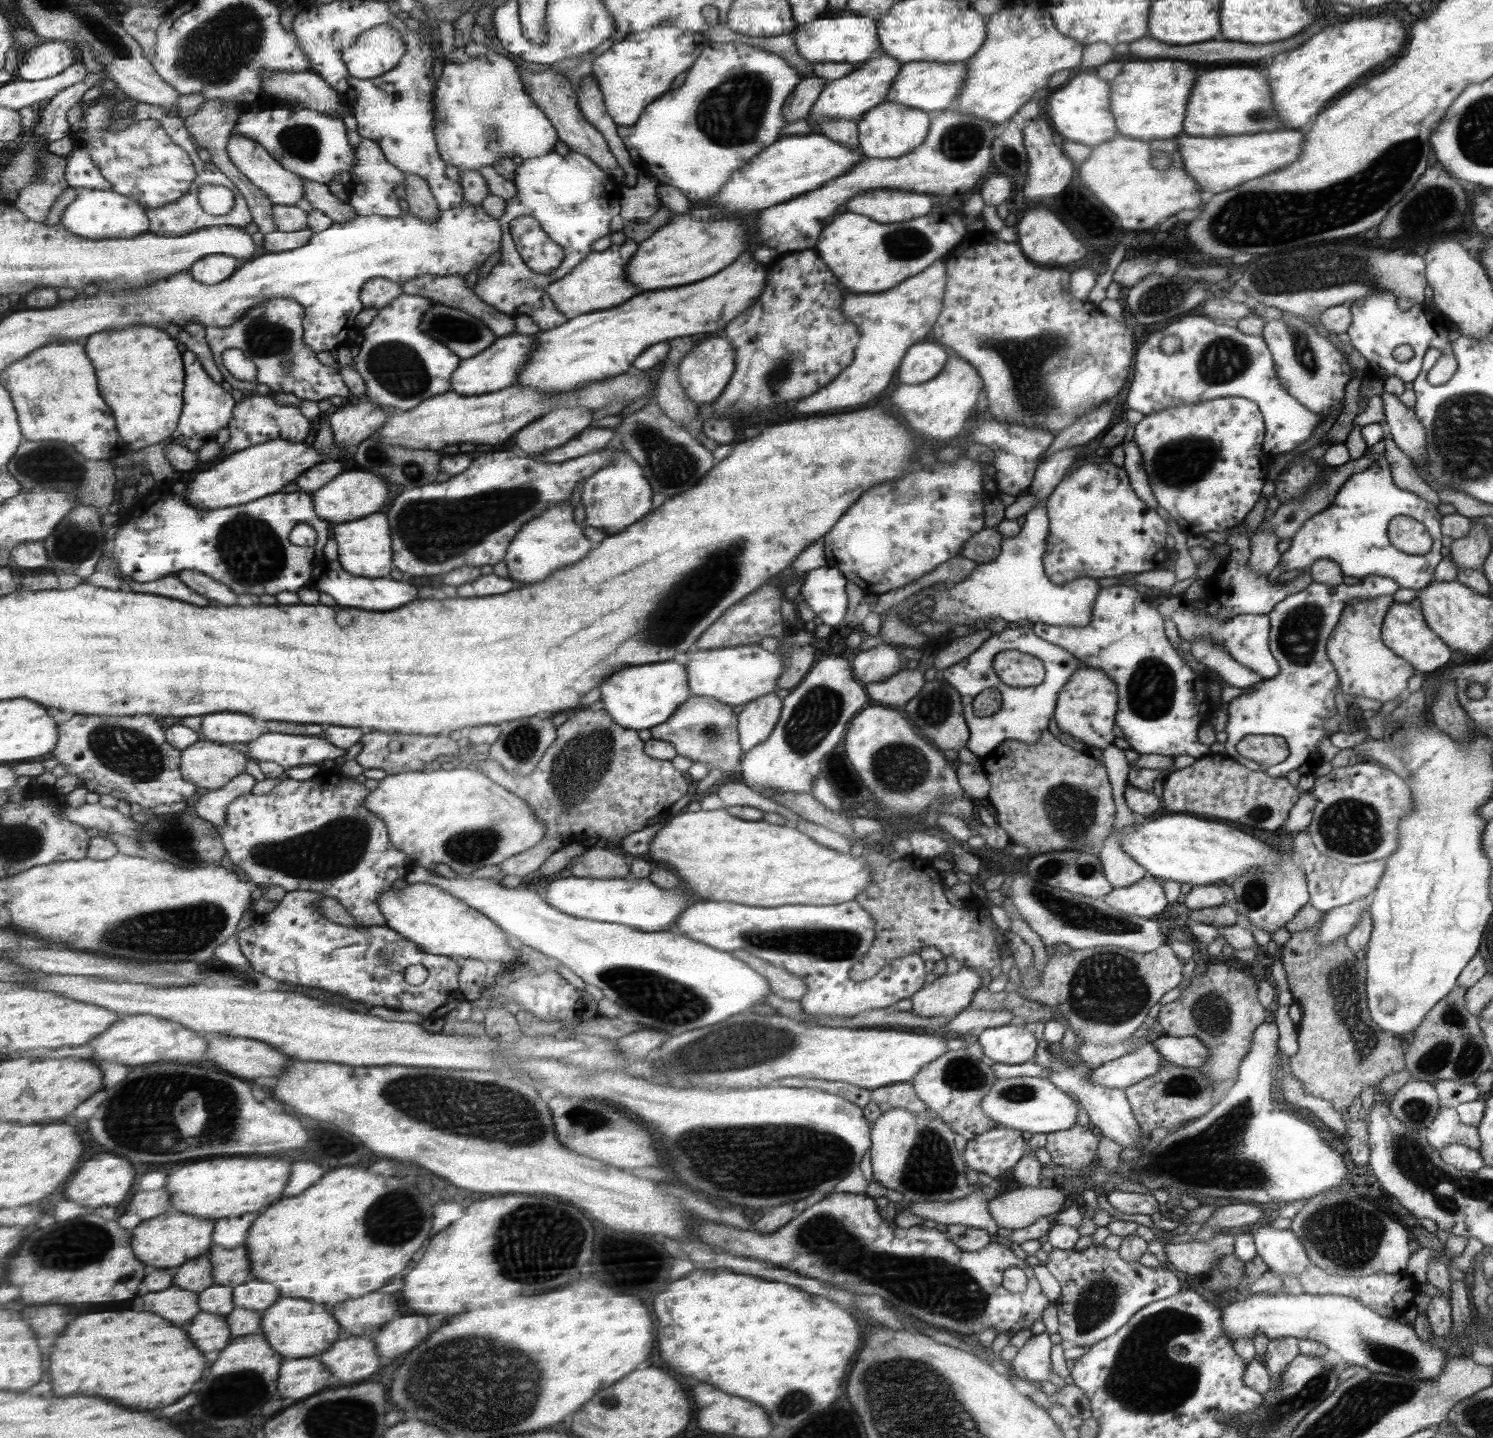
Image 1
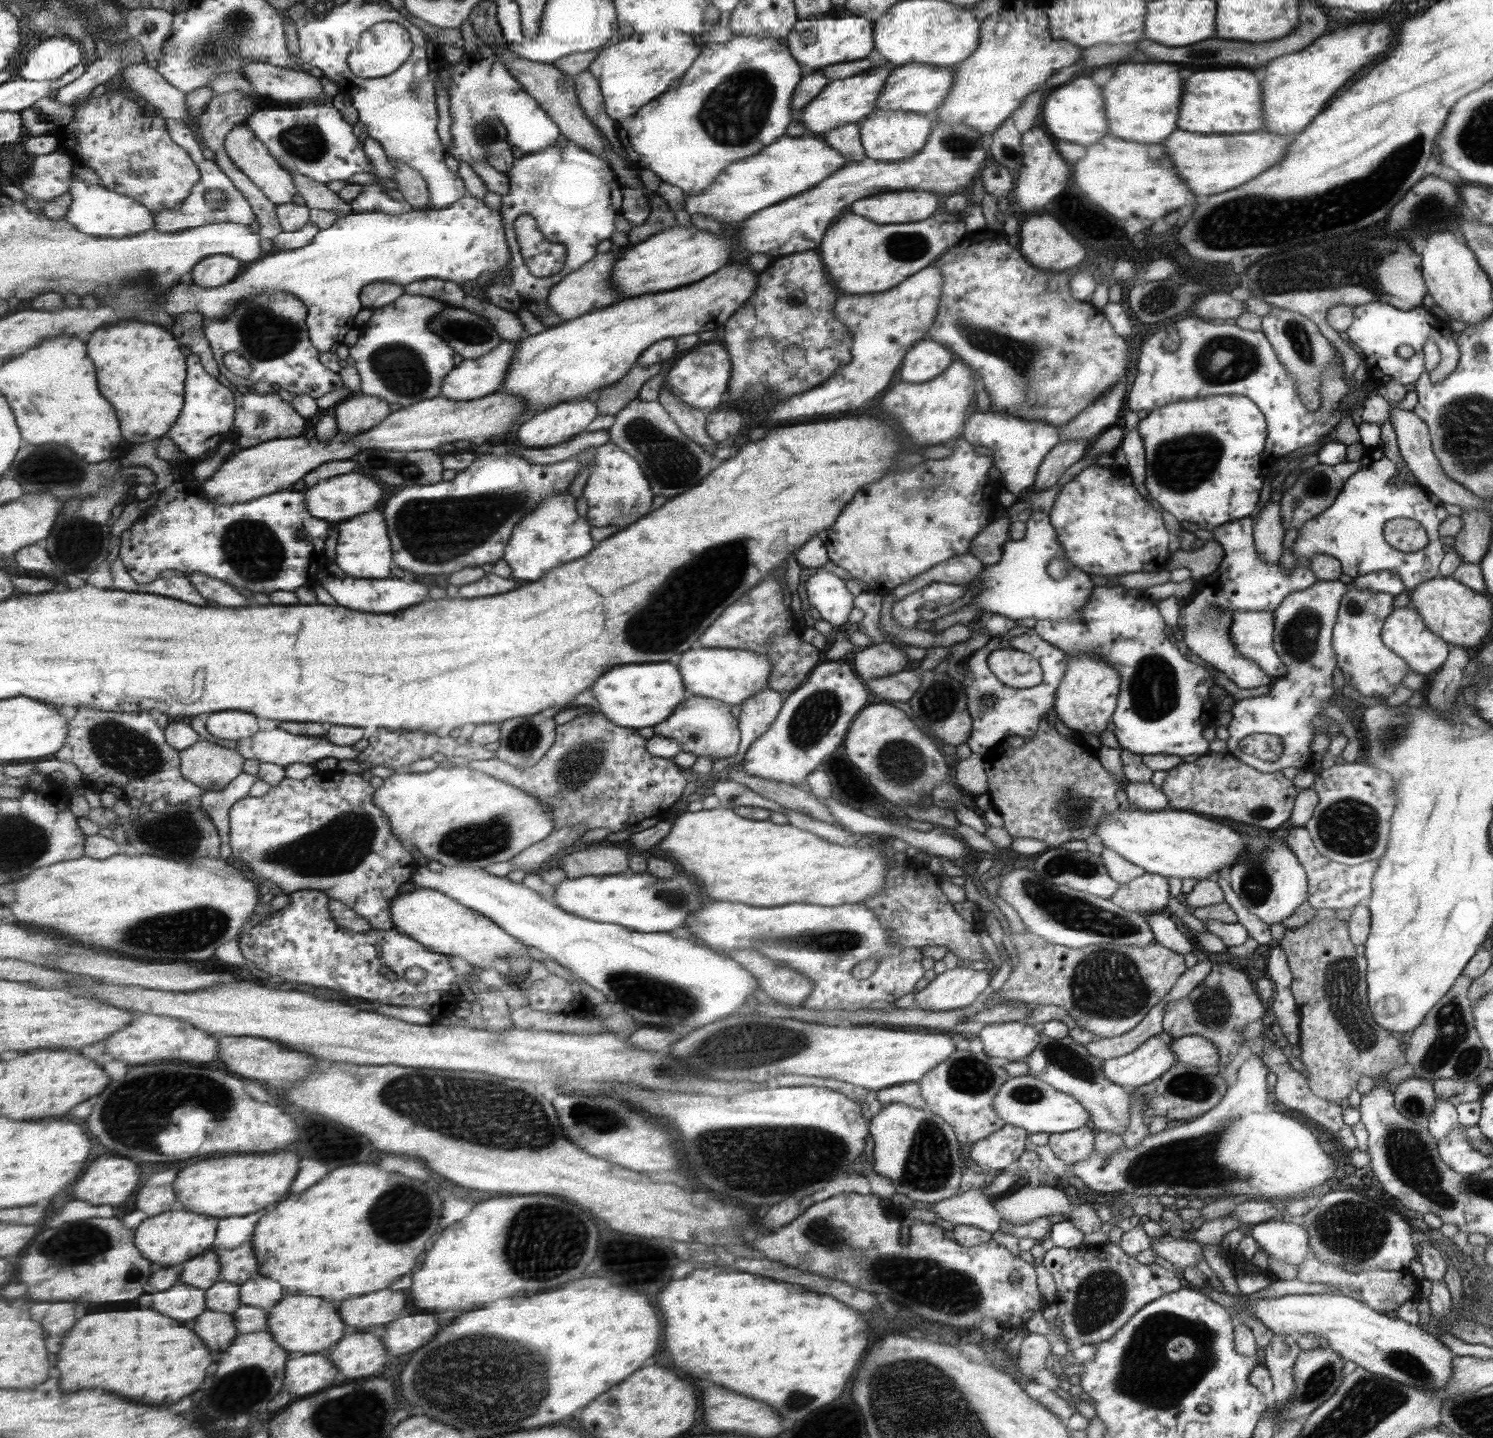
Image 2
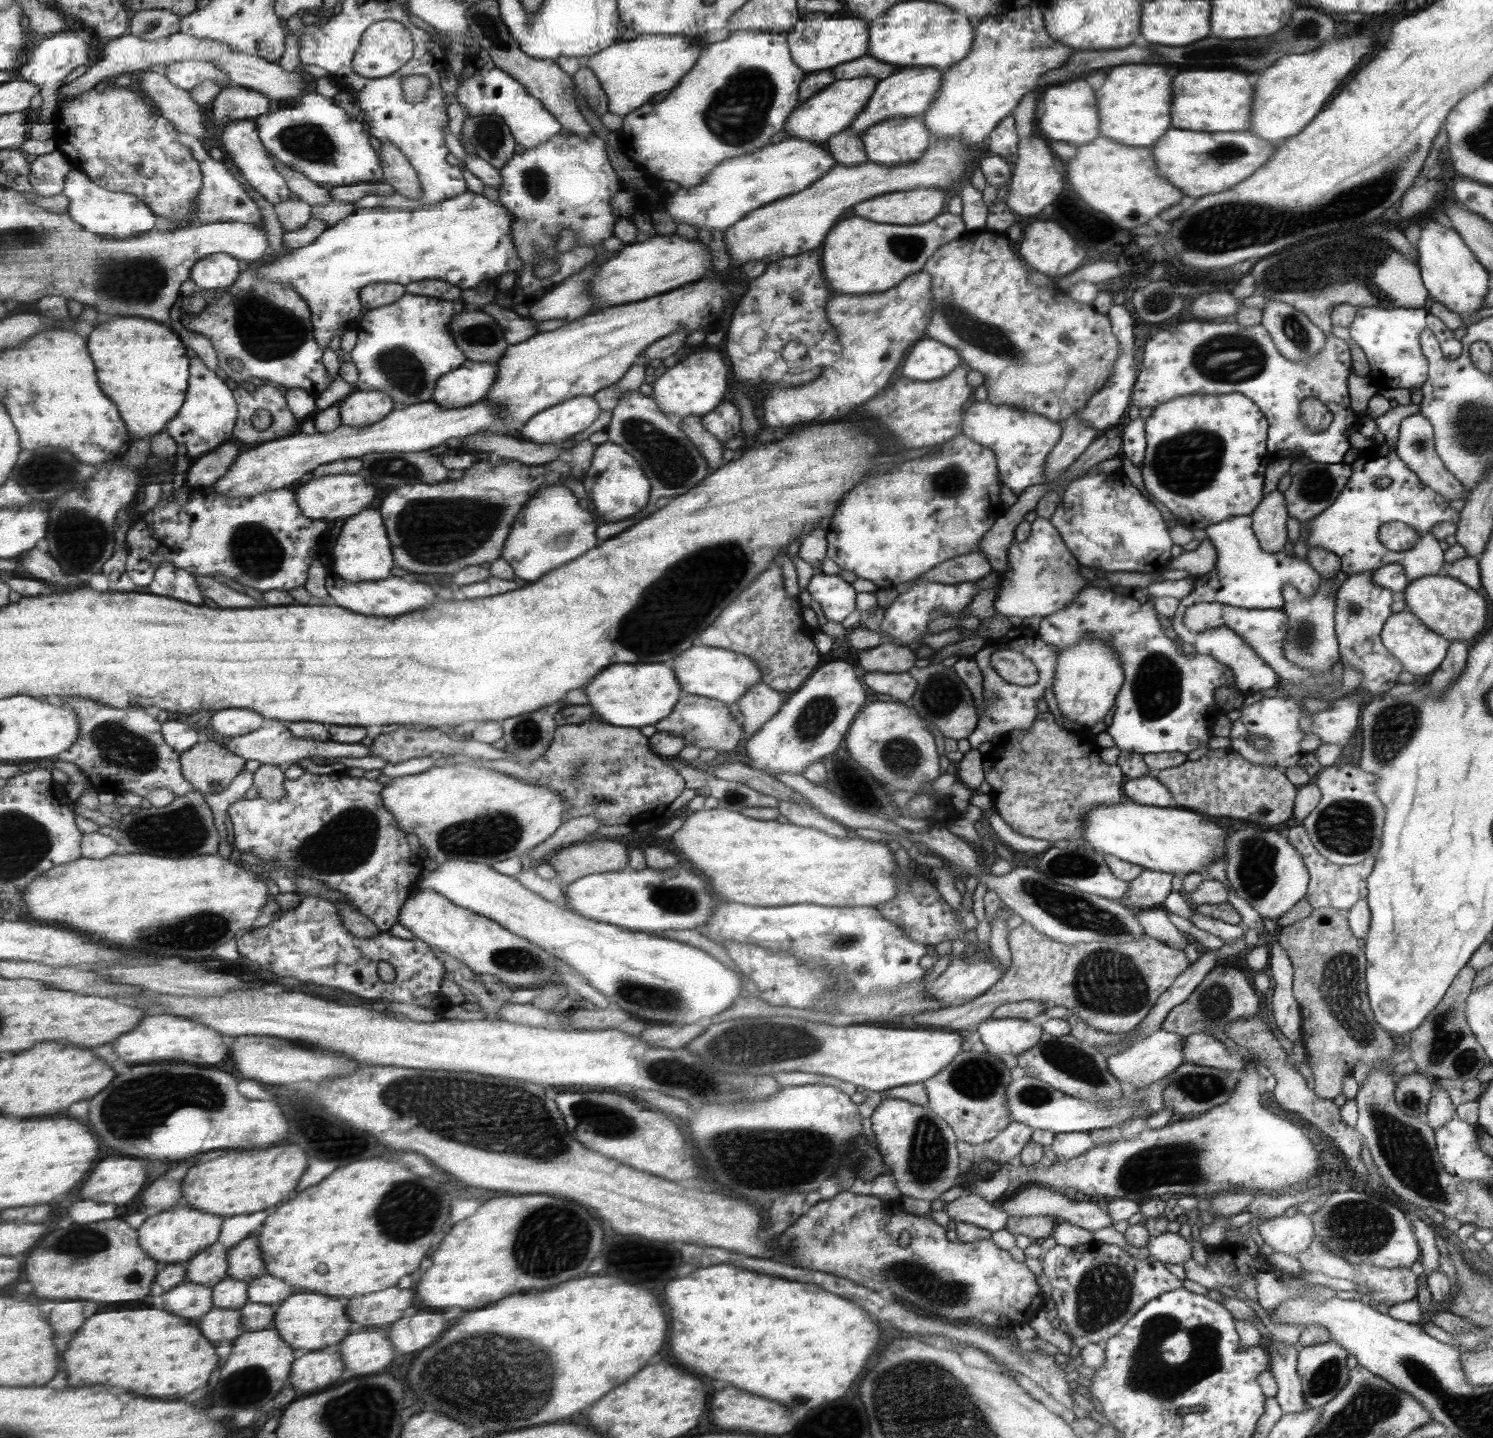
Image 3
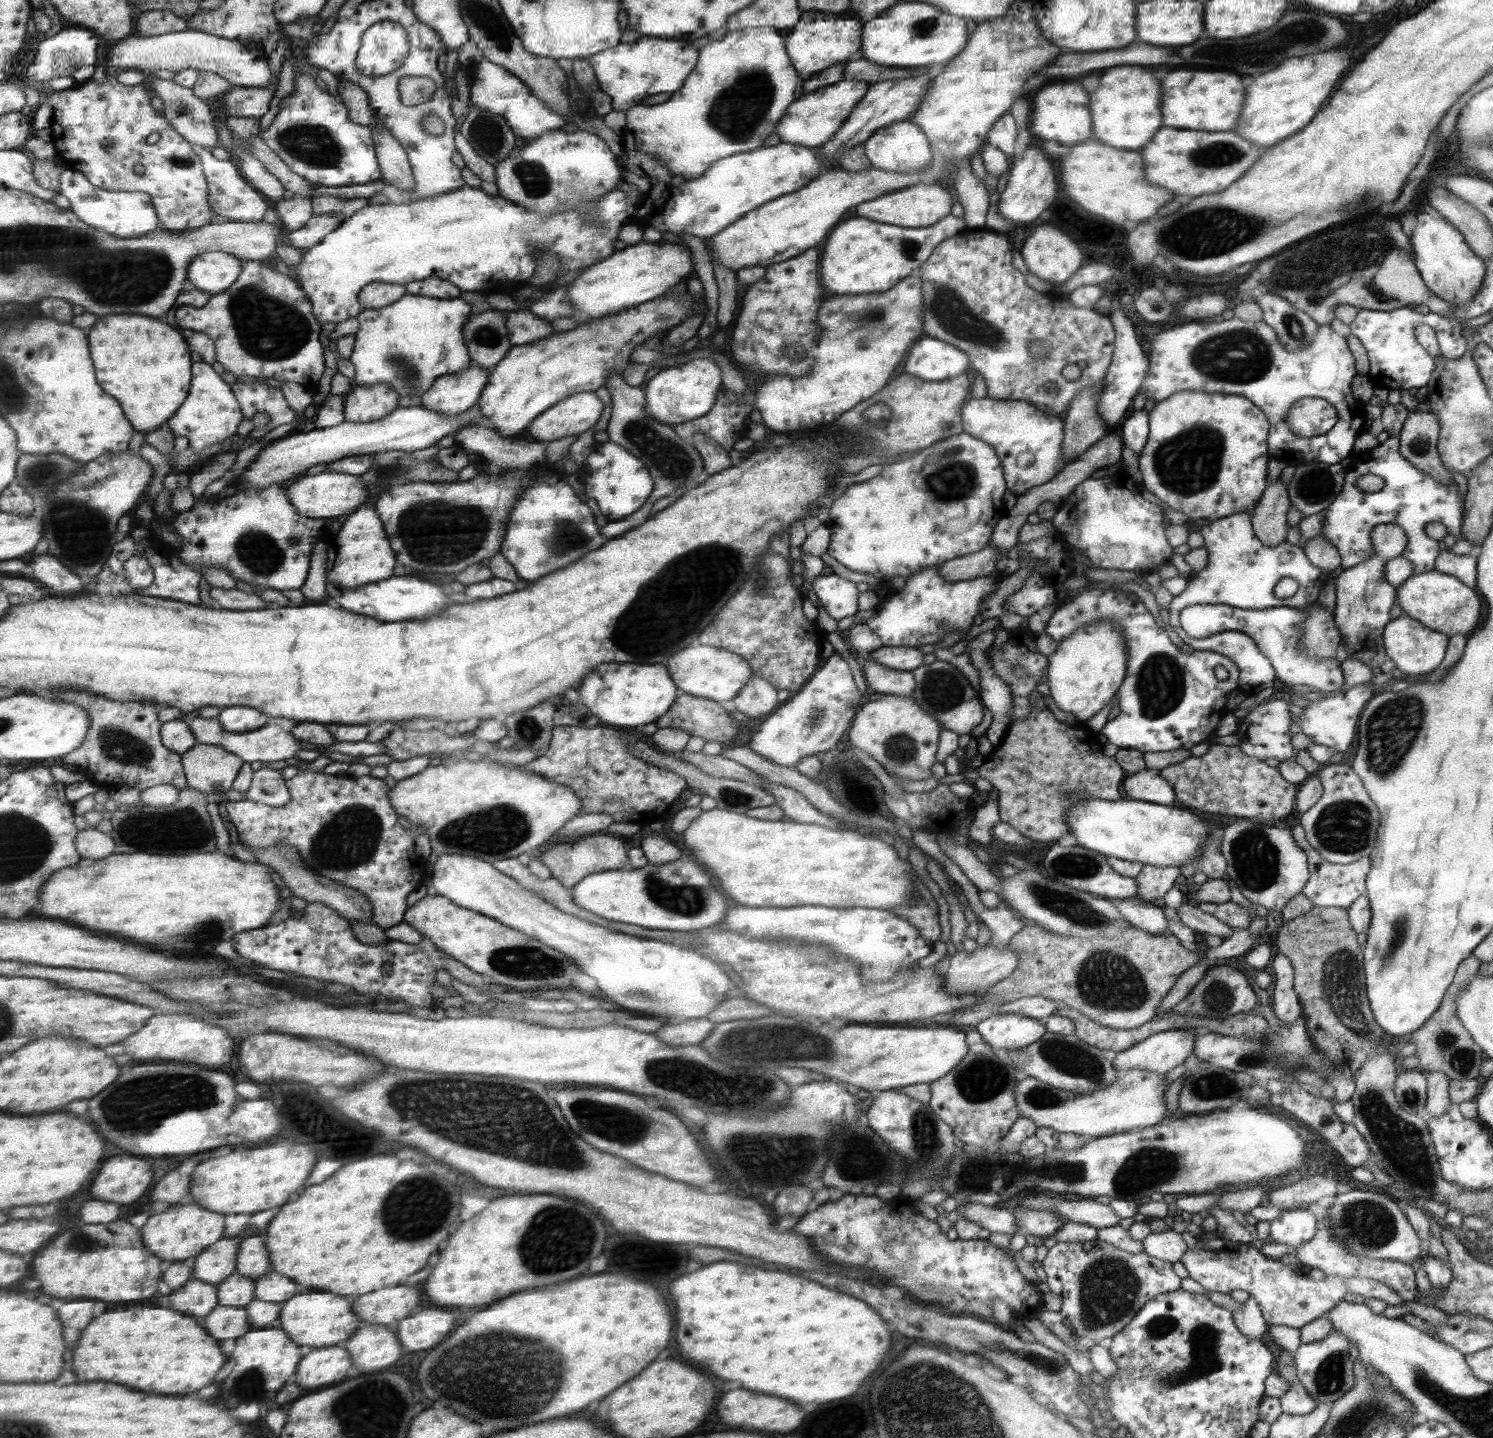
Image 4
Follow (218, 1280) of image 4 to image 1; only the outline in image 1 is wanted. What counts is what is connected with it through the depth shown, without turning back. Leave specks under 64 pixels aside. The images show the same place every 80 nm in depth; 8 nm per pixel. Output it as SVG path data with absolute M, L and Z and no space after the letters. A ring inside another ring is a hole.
M201 1256L180 1266L179 1273L174 1276L174 1284L197 1293L211 1288L214 1278L210 1256Z

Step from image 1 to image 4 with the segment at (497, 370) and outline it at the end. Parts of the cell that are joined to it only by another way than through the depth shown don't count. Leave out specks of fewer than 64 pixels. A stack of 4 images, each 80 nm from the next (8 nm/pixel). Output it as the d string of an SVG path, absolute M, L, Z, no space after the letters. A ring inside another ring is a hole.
M471 364L459 372L439 377L418 403L446 415L466 413L477 405L489 385L490 369Z

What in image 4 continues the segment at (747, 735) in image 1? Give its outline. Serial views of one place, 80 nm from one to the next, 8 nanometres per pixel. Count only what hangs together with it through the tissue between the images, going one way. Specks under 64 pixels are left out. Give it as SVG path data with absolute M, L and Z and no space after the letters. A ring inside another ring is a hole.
M752 674L748 684L732 700L735 710L739 710L741 714L745 714L751 720L767 716L777 706L775 689L776 687L765 679Z

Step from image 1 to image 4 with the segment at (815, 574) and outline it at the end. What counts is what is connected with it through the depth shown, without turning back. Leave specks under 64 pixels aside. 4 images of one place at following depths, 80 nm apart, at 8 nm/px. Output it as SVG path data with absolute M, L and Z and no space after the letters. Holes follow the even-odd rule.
M831 573L817 575L811 582L811 590L817 596L823 610L833 618L841 620L855 614L857 610L857 590L855 584Z

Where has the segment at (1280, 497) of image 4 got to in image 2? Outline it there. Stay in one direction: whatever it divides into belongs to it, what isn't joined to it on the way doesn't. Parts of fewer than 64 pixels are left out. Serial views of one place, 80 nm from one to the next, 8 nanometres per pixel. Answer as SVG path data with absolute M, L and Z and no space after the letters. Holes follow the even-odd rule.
M1269 500L1252 525L1257 558L1266 564L1276 564L1283 550L1281 541L1285 530L1279 522L1279 509L1278 503Z

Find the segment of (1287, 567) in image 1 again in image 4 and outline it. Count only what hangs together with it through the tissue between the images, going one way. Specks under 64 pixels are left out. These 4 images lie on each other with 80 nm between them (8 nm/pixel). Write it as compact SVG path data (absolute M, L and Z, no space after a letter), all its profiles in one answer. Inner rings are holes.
M1388 436L1386 441L1378 443L1376 447L1360 453L1354 453L1350 463L1345 466L1346 473L1342 491L1335 497L1335 500L1325 509L1325 514L1321 526L1320 536L1329 544L1332 544L1340 555L1340 568L1347 570L1351 566L1365 562L1372 556L1372 538L1370 537L1373 527L1385 524L1395 524L1408 536L1408 544L1399 556L1408 560L1412 564L1412 574L1429 572L1436 568L1436 558L1440 553L1437 547L1437 540L1429 538L1425 533L1425 526L1429 522L1438 522L1447 528L1447 533L1456 539L1461 533L1461 521L1463 521L1464 506L1457 495L1457 486L1452 480L1446 482L1435 482L1430 474L1425 474L1422 470L1417 470L1415 466L1402 457L1399 453L1400 439L1398 436ZM1363 474L1375 474L1383 479L1384 485L1377 492L1365 492L1355 487L1353 482L1363 476Z

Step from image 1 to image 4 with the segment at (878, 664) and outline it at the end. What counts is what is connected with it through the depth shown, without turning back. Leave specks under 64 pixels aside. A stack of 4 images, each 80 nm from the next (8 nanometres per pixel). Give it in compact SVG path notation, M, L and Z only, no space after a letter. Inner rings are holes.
M883 644L868 653L868 658L891 670L910 671L922 664L924 655L913 647L888 647Z

